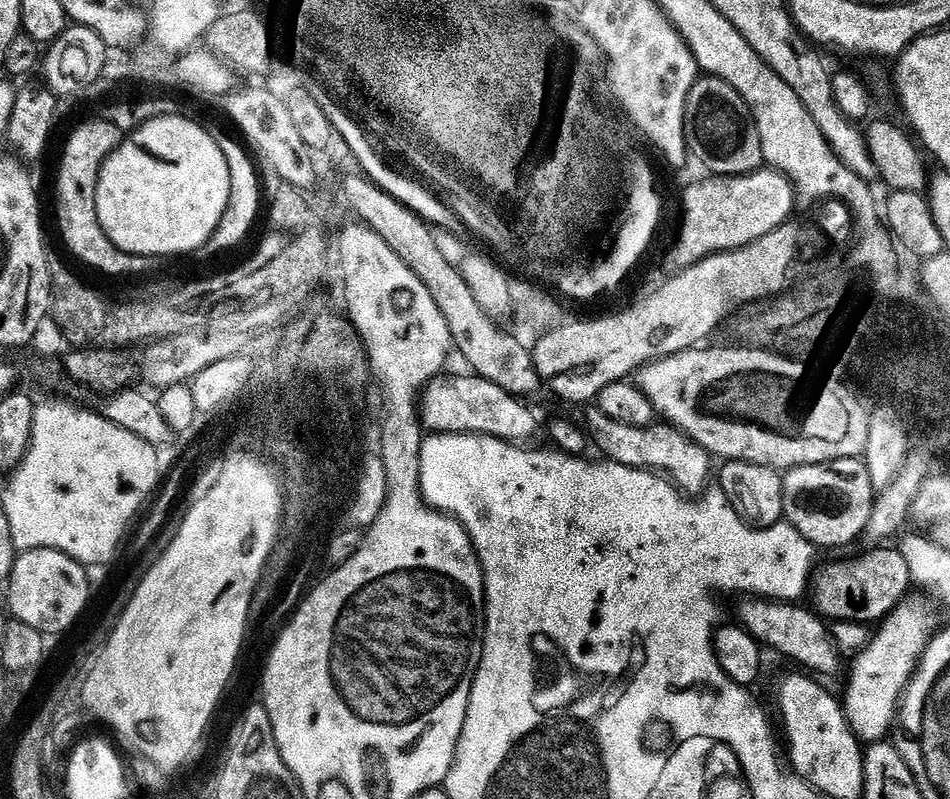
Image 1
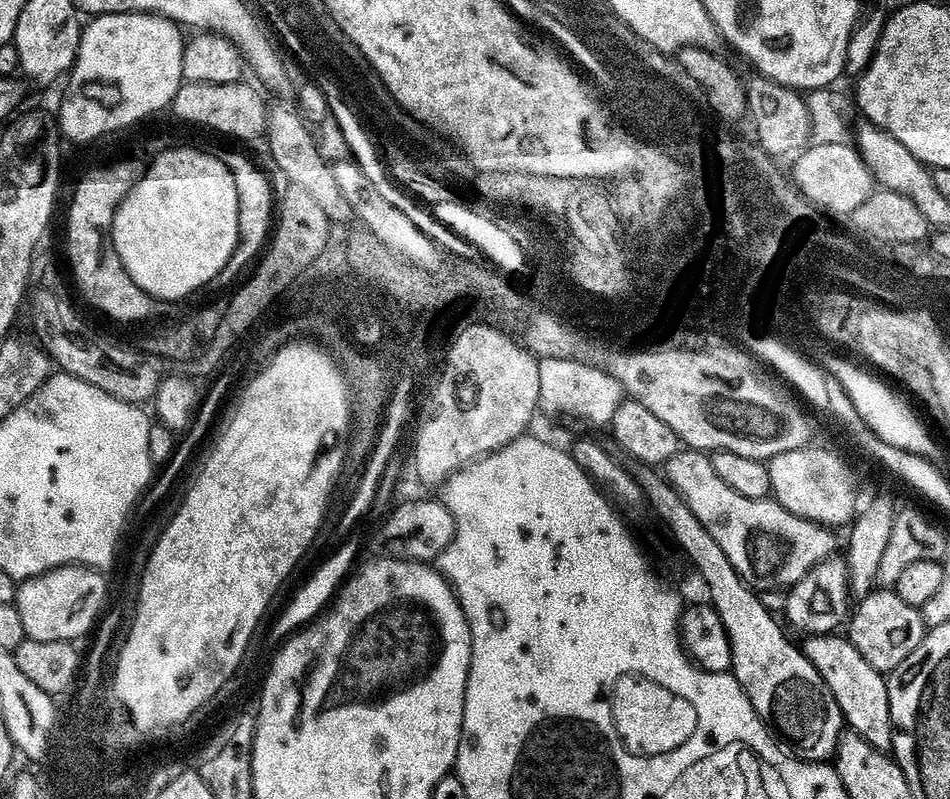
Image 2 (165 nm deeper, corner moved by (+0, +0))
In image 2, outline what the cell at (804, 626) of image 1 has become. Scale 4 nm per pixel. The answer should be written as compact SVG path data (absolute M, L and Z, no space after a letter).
M833 634L809 637L802 644L804 653L833 692L847 727L870 742L872 748L885 754L891 753L894 730L885 675L874 670L866 662L866 658L859 654L851 640L844 636L840 638L840 636Z

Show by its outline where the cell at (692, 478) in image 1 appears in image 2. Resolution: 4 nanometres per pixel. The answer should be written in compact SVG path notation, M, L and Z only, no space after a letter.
M695 450L677 452L666 465L666 479L672 489L684 499L686 506L690 506L690 510L694 512L694 518L698 518L698 522L706 526L710 538L714 538L714 542L722 546L722 554L730 558L730 566L734 566L734 570L742 577L744 583L757 593L776 592L779 588L789 590L814 570L812 527L816 524L790 514L790 510L776 503L775 499L751 500L730 490L730 486L726 486L722 478L718 478L718 472L714 470L711 459L705 453Z

